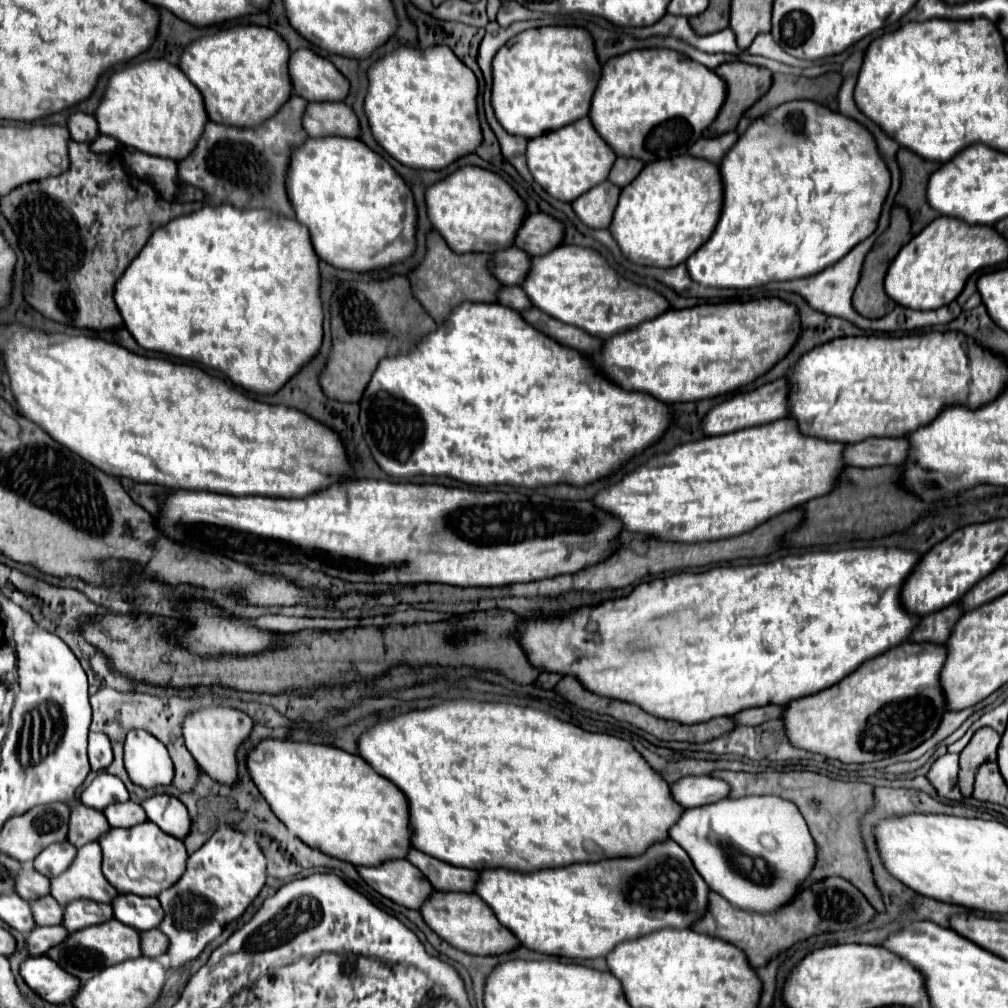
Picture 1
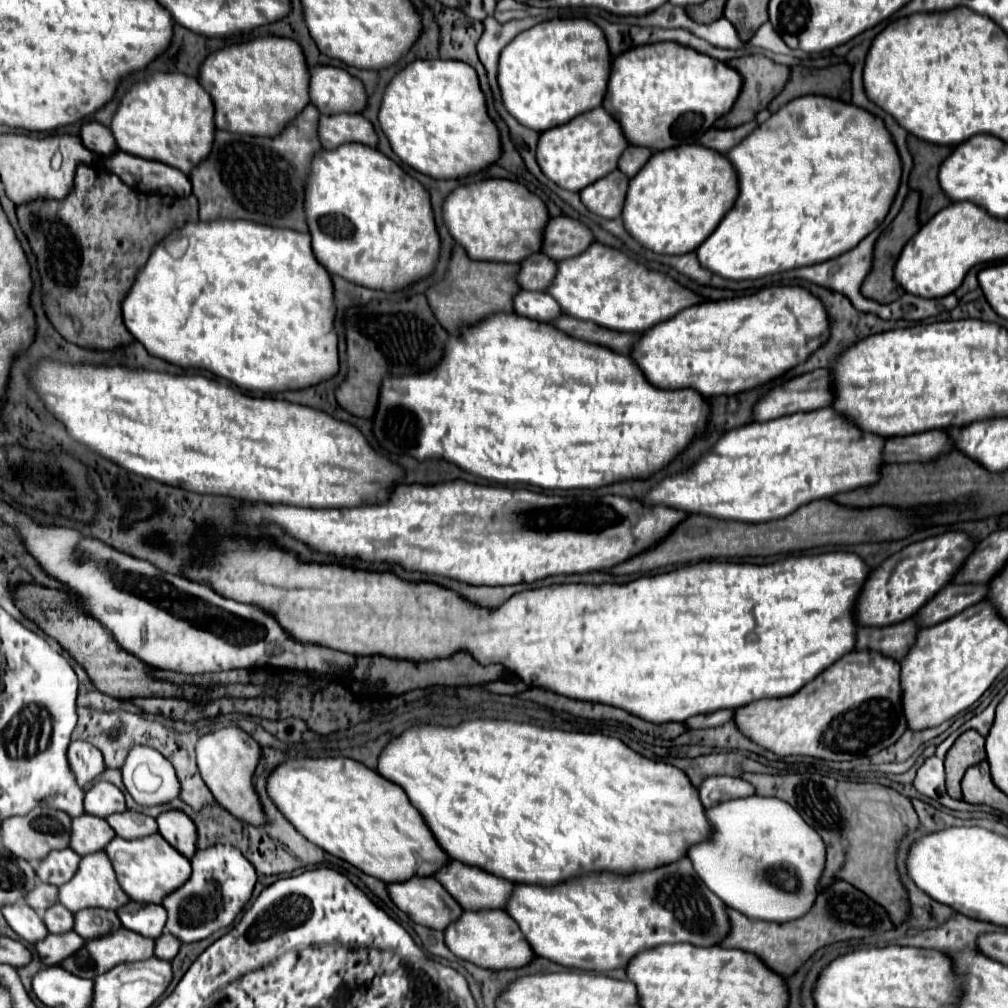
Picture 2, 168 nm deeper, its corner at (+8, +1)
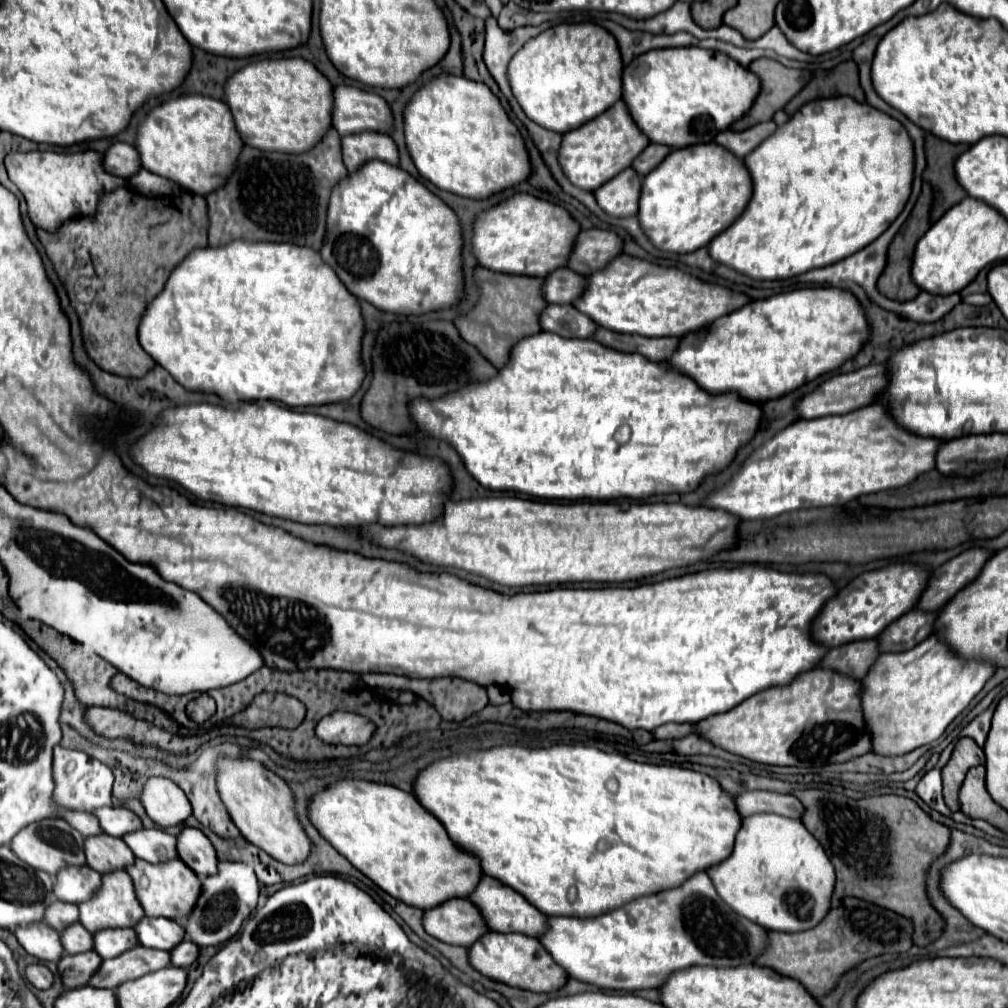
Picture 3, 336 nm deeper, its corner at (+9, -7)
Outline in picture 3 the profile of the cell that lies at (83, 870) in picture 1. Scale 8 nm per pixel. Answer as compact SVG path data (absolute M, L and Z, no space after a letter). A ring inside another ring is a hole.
M123 869L103 873L101 875L101 887L97 889L97 893L93 893L91 899L79 903L77 907L79 907L79 921L91 933L99 931L99 929L109 929L109 927L133 927L139 923L139 919L145 917L137 897L135 897L131 877Z

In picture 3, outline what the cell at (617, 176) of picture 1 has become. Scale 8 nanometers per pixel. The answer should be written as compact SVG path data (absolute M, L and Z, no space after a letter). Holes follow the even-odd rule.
M651 143L651 145L647 145L647 147L641 151L641 155L637 155L637 159L633 161L631 167L637 171L637 175L645 177L649 171L653 171L653 169L665 159L665 155L667 155L669 151L671 151L671 149L665 147L665 145L655 145L655 143Z

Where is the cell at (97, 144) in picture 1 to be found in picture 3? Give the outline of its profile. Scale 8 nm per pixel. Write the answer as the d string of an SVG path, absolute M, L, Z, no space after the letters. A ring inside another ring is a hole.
M97 151L9 153L5 157L5 169L9 179L23 193L33 225L49 231L59 227L59 223L63 223L65 219L93 215L97 209L97 199L103 191L113 191L125 185L121 177L113 177L101 167L101 153Z

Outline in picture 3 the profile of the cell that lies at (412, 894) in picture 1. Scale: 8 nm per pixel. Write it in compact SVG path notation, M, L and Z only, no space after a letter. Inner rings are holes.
M461 897L447 899L433 909L425 909L423 927L439 941L463 947L475 943L487 931L477 907L469 899Z

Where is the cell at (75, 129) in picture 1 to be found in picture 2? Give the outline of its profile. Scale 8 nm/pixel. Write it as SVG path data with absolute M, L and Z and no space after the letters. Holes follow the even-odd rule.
M94 121L92 123L86 123L82 127L80 139L82 139L82 143L90 151L94 151L100 157L110 157L110 155L114 155L118 151L118 145L114 141L112 131L108 127L100 125L100 123L94 123Z

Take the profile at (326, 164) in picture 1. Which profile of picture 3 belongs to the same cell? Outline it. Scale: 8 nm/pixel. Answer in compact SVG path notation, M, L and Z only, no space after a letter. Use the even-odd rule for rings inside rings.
M373 159L335 185L327 207L325 243L319 255L357 299L369 301L383 311L421 315L459 301L463 289L461 245L459 221L437 195L403 169Z

